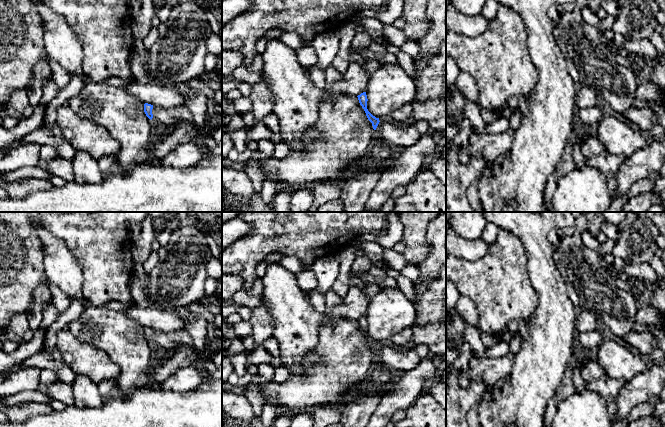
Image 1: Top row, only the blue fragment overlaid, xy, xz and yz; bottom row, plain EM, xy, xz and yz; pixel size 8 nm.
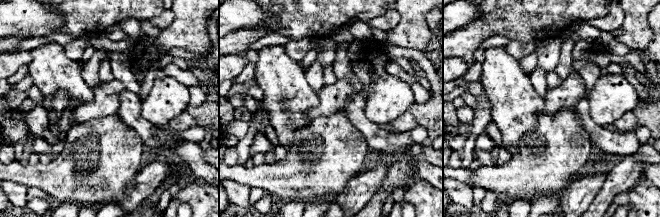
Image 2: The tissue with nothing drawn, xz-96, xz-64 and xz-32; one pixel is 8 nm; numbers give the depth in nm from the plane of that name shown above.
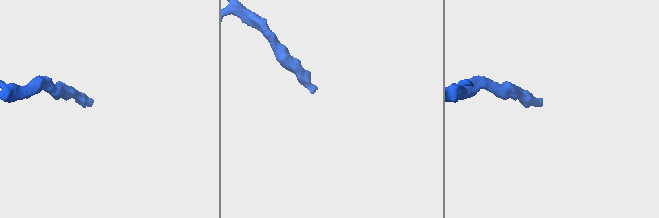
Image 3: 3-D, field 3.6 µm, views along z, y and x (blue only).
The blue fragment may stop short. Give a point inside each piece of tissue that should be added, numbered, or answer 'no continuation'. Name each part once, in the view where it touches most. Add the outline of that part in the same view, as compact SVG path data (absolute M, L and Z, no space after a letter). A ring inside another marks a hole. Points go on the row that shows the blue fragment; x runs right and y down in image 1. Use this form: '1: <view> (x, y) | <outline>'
1: xy (163, 117) | M184 105L170 108L153 106L152 114L152 121L160 127L175 127L179 122L193 122L191 111Z

